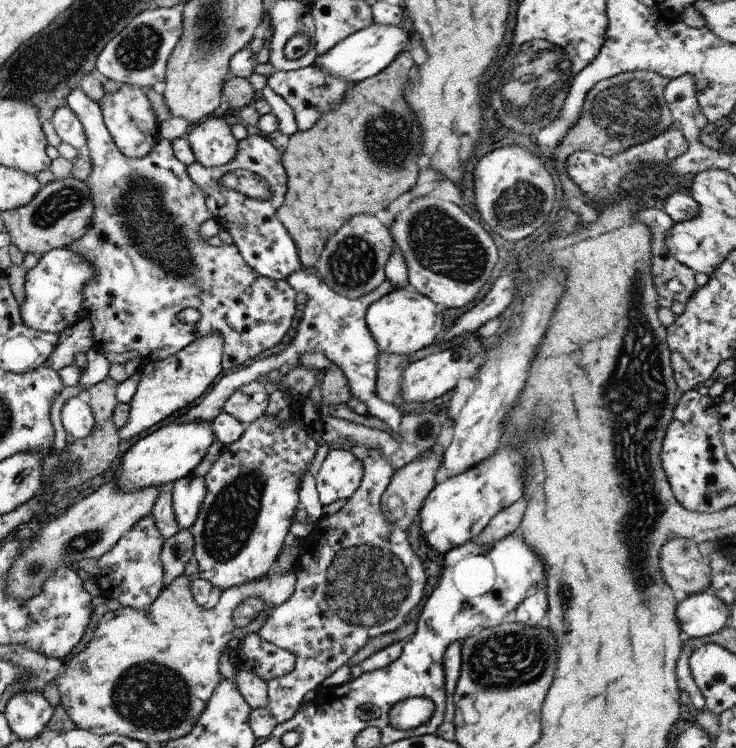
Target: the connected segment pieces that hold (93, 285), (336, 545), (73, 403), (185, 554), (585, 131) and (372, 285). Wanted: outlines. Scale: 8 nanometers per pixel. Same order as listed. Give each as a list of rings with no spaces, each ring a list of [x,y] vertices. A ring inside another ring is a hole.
[[[80,86],[70,92],[67,97],[67,105],[74,111],[80,124],[84,127],[86,133],[85,151],[89,153],[90,160],[92,160],[92,174],[90,174],[88,180],[85,180],[85,182],[88,184],[90,192],[92,192],[92,200],[94,200],[94,218],[92,218],[92,224],[90,228],[87,228],[82,238],[74,240],[70,246],[65,246],[65,248],[72,250],[72,252],[76,252],[76,255],[80,254],[82,258],[86,258],[86,260],[90,262],[90,266],[92,266],[94,272],[96,272],[96,276],[94,276],[92,280],[86,282],[84,292],[82,292],[82,296],[84,296],[84,300],[82,300],[82,309],[87,314],[86,318],[90,319],[93,330],[93,348],[103,353],[125,353],[126,351],[136,350],[136,352],[140,353],[144,361],[157,361],[172,356],[185,346],[188,346],[191,342],[194,342],[194,340],[202,338],[202,336],[208,336],[208,334],[218,332],[218,334],[222,336],[222,340],[224,340],[224,358],[221,362],[222,368],[230,371],[238,370],[238,368],[243,367],[247,363],[251,363],[258,354],[274,348],[274,346],[286,336],[286,332],[290,332],[291,330],[290,326],[292,326],[292,320],[294,320],[294,315],[296,314],[297,305],[294,303],[296,292],[286,280],[275,281],[271,278],[266,278],[266,276],[260,276],[254,268],[250,268],[250,266],[246,264],[236,244],[223,244],[219,247],[215,247],[211,246],[207,240],[204,240],[204,238],[200,236],[200,224],[213,218],[213,216],[206,206],[206,196],[204,196],[204,192],[202,192],[202,190],[196,186],[194,180],[188,176],[187,165],[181,163],[177,156],[174,156],[171,142],[166,139],[160,139],[154,145],[150,154],[145,156],[145,158],[126,158],[126,156],[118,150],[118,147],[114,144],[106,128],[99,103],[90,99]],[[185,308],[196,308],[201,314],[201,319],[196,323],[184,323],[178,320],[178,312]]]
[[[354,446],[351,451],[362,460],[364,468],[358,490],[336,514],[324,515],[312,528],[298,553],[294,594],[286,602],[272,607],[266,622],[257,631],[262,640],[296,656],[294,670],[288,676],[272,678],[266,682],[268,707],[280,724],[292,720],[296,712],[302,709],[304,696],[316,687],[322,687],[324,680],[343,664],[347,664],[368,640],[386,632],[394,632],[398,626],[402,626],[406,616],[420,604],[424,596],[424,566],[414,554],[405,530],[388,522],[382,512],[382,494],[396,472],[394,466],[380,450]]]
[[[72,397],[62,406],[61,421],[65,431],[74,438],[83,439],[94,432],[93,410],[85,397]]]
[[[180,529],[178,534],[174,534],[163,542],[161,548],[161,562],[164,570],[164,586],[172,584],[180,574],[184,574],[184,568],[188,560],[194,554],[194,537],[190,529]]]
[[[654,71],[624,72],[601,80],[583,100],[582,114],[556,150],[556,164],[562,170],[564,158],[578,151],[590,151],[612,157],[642,144],[674,126],[674,117],[664,100],[669,78]]]
[[[358,214],[350,218],[334,236],[326,241],[314,272],[326,282],[326,286],[346,298],[356,300],[376,290],[385,281],[385,266],[395,242],[384,220],[370,214]]]

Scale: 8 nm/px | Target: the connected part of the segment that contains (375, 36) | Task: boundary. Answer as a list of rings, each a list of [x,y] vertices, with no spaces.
[[[373,23],[368,28],[351,34],[326,54],[317,55],[313,65],[316,68],[322,68],[324,72],[330,72],[332,76],[342,76],[353,86],[361,80],[382,72],[391,62],[396,60],[400,52],[404,52],[406,42],[408,42],[408,34],[402,28],[390,24]]]

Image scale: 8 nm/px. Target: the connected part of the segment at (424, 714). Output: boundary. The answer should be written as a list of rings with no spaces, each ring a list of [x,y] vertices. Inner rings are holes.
[[[426,697],[406,698],[388,712],[390,726],[398,730],[418,728],[434,714],[435,704]]]

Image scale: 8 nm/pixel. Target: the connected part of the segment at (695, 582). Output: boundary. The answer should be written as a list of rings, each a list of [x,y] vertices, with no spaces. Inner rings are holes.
[[[687,538],[670,539],[660,552],[660,566],[662,566],[664,580],[673,591],[682,590],[682,592],[686,592],[687,596],[690,596],[690,594],[706,591],[710,586],[711,568],[710,565],[704,563],[695,540]]]

